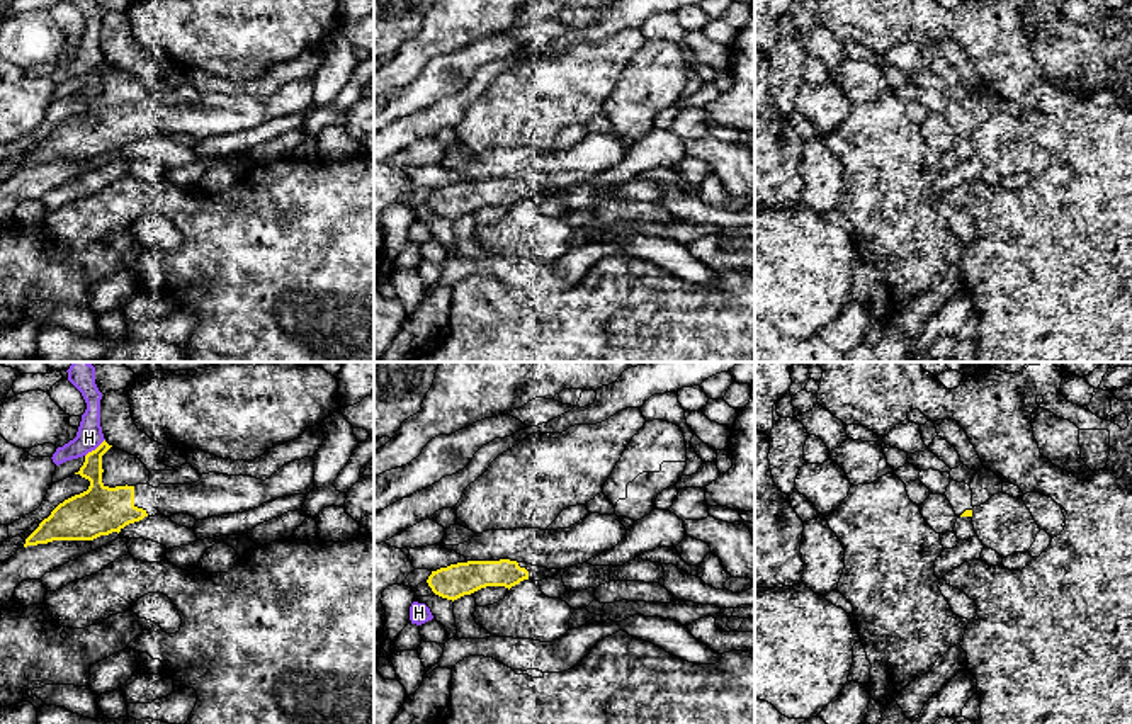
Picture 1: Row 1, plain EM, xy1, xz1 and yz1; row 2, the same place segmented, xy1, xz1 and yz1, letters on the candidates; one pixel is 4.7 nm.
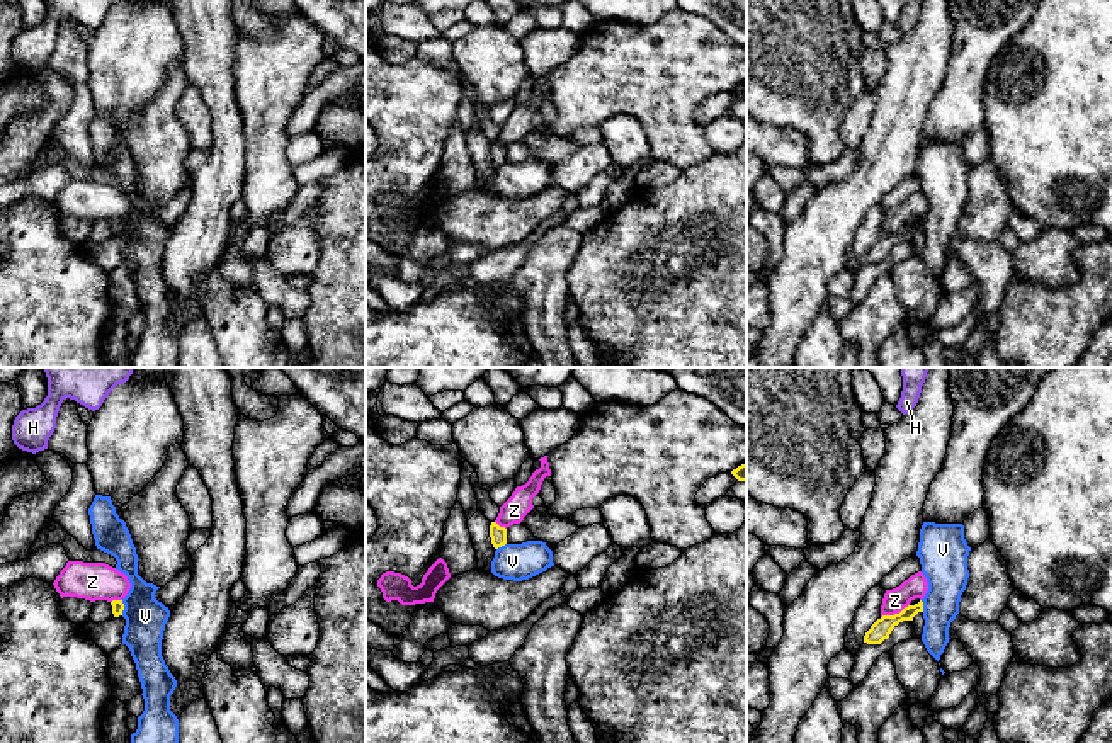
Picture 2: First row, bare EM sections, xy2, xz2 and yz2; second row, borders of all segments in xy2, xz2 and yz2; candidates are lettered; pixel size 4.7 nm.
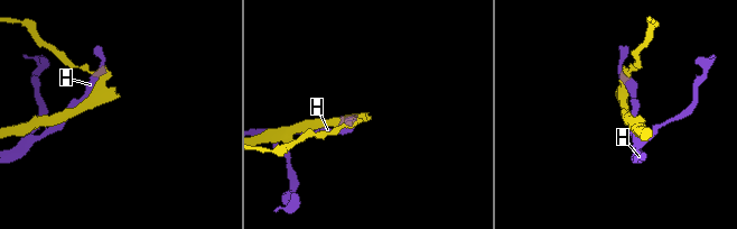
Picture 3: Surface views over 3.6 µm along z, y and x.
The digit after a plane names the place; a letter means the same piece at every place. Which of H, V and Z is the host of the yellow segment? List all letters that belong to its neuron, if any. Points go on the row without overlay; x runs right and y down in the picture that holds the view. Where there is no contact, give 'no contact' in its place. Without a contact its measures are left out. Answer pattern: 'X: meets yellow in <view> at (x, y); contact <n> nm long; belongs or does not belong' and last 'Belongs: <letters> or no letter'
H: meets yellow in xy1 at (96, 68); contact 130 nm long; does not belong
V: meets yellow in xy2 at (123, 226); contact 70 nm long; does not belong
Z: meets yellow in yz2 at (895, 233); contact 150 nm long; does not belong
Belongs: no letter

